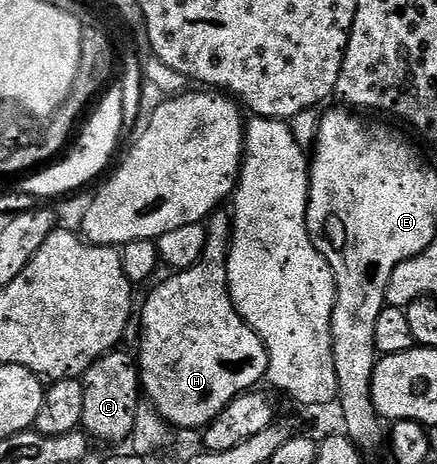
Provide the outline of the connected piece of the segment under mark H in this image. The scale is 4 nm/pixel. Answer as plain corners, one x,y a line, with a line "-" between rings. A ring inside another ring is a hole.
215,212
209,218
202,258
192,267
177,270
167,281
159,280
153,286
155,289
147,295
146,302
143,305
141,302
140,305
142,321
140,320
140,336
136,344
136,360
142,378
142,393
163,420
181,431
205,430
214,422
216,415
220,415
220,411
232,403
232,399
251,392
257,386
254,384
265,378
268,367
268,351
264,343
256,331
244,323
230,298
226,256
230,253
232,217
229,212
222,212

